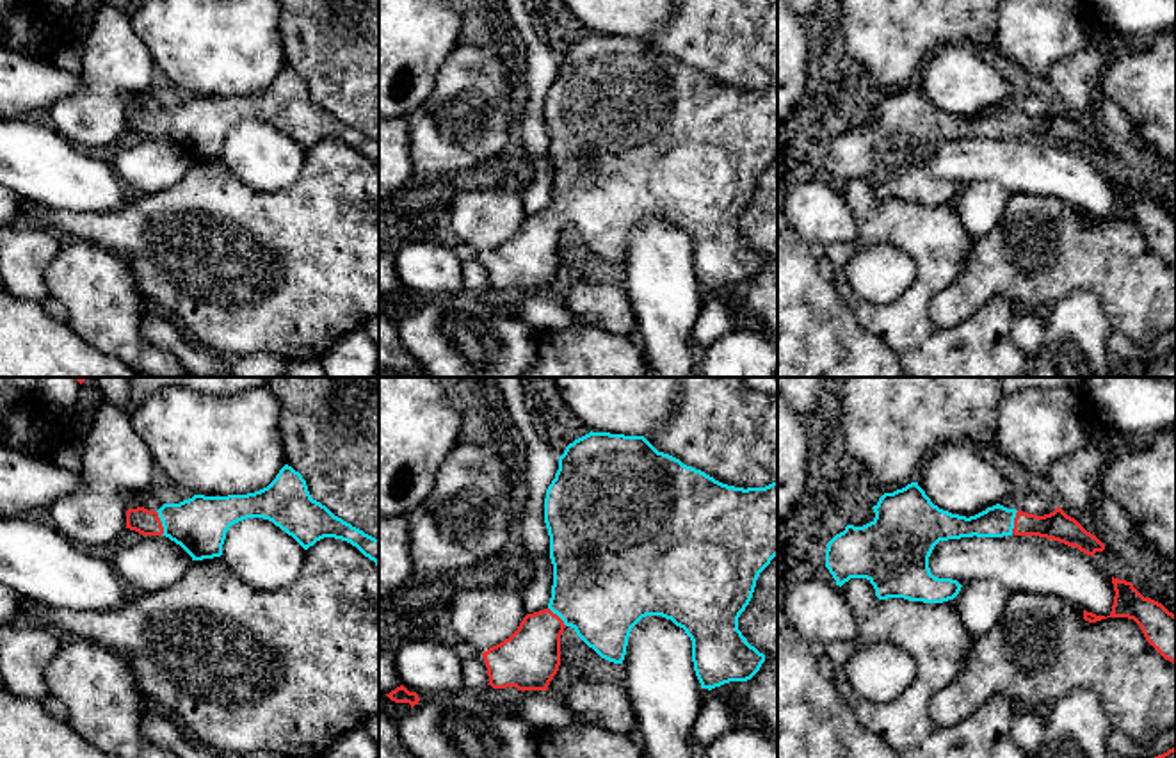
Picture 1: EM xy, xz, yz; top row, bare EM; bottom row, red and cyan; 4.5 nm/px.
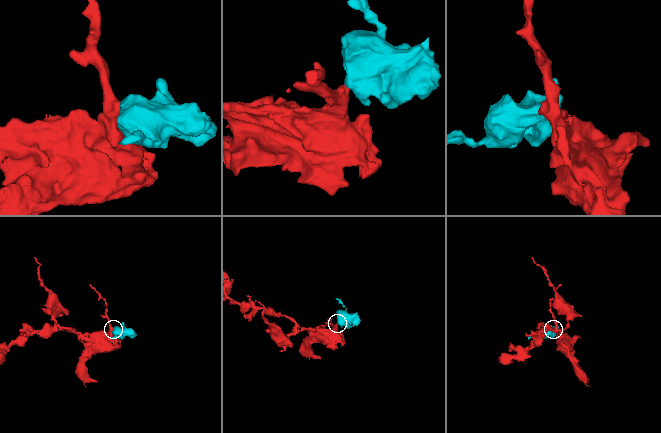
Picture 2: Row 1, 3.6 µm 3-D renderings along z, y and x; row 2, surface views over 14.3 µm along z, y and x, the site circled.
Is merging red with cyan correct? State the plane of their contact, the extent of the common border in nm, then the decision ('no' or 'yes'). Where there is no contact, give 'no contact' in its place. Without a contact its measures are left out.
contact in xy; length 120 nm; yes

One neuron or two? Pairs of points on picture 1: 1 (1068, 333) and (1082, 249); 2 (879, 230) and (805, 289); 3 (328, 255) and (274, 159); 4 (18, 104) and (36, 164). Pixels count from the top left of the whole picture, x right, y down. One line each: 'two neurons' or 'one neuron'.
1: two neurons
2: two neurons
3: two neurons
4: two neurons

